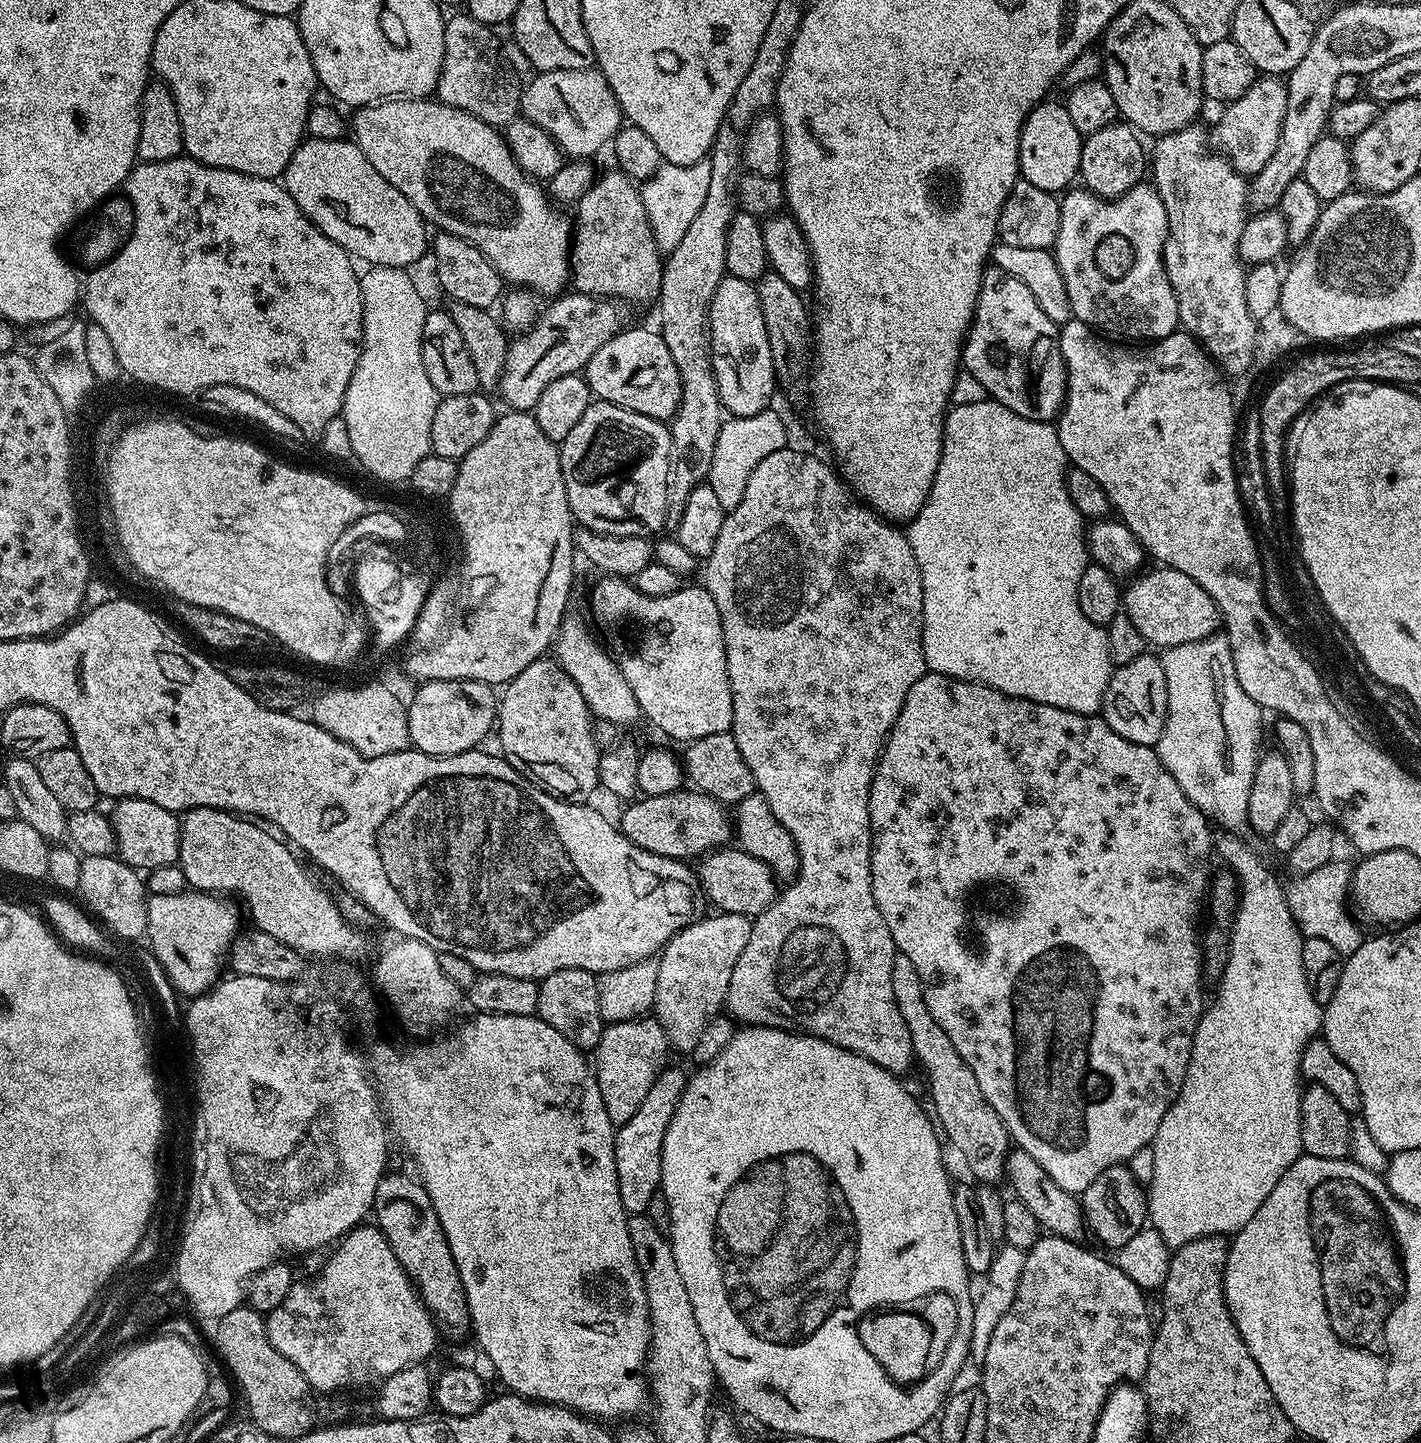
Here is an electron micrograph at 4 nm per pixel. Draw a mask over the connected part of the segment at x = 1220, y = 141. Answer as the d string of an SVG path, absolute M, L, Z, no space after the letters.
M1268 74L1257 79L1256 83L1246 90L1246 94L1225 107L1228 109L1221 114L1216 129L1211 129L1210 140L1218 149L1219 155L1227 158L1237 172L1251 178L1262 170L1262 166L1266 166L1266 162L1270 162L1270 154L1274 154L1274 146L1278 146L1282 118L1286 118L1287 101L1287 83Z

